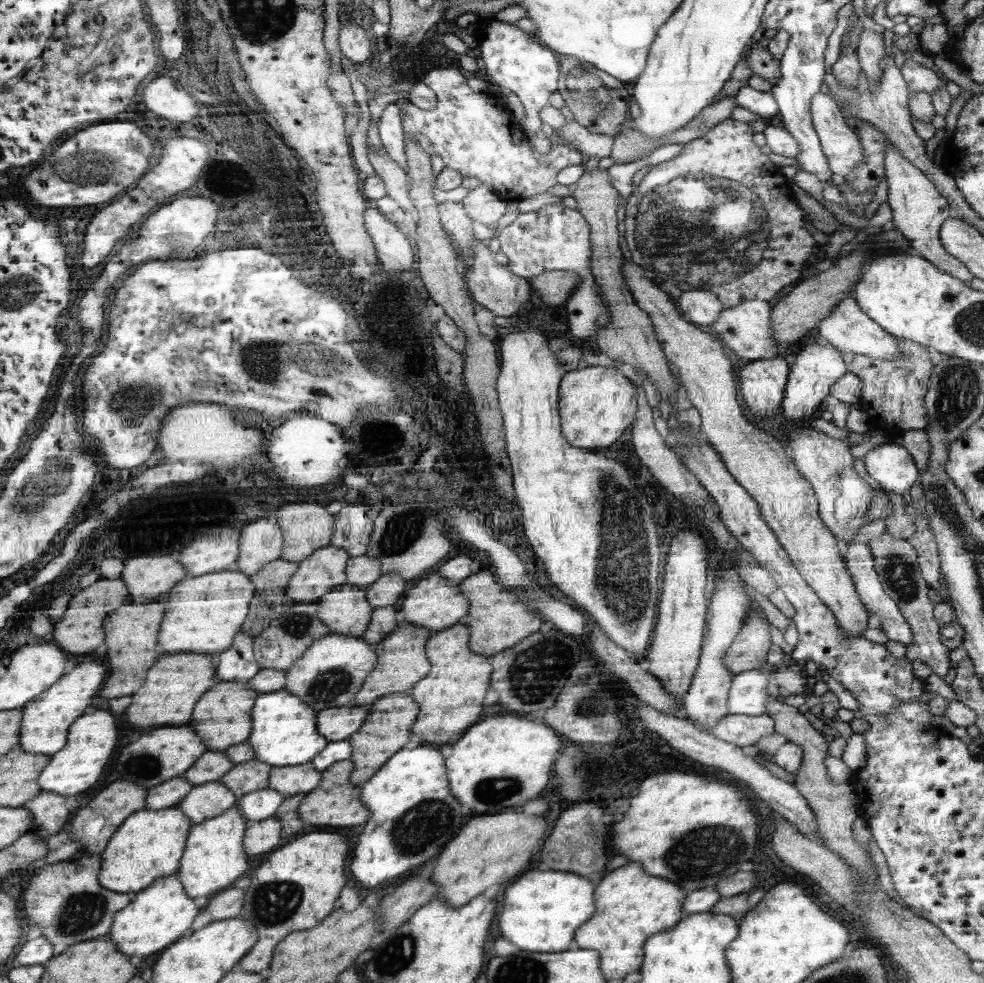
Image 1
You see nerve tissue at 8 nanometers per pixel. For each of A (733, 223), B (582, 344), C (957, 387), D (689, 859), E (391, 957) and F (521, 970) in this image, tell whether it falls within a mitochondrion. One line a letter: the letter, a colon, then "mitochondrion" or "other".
A: mitochondrion
B: other
C: mitochondrion
D: mitochondrion
E: mitochondrion
F: mitochondrion

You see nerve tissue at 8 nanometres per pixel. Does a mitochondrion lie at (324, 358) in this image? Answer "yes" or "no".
no

